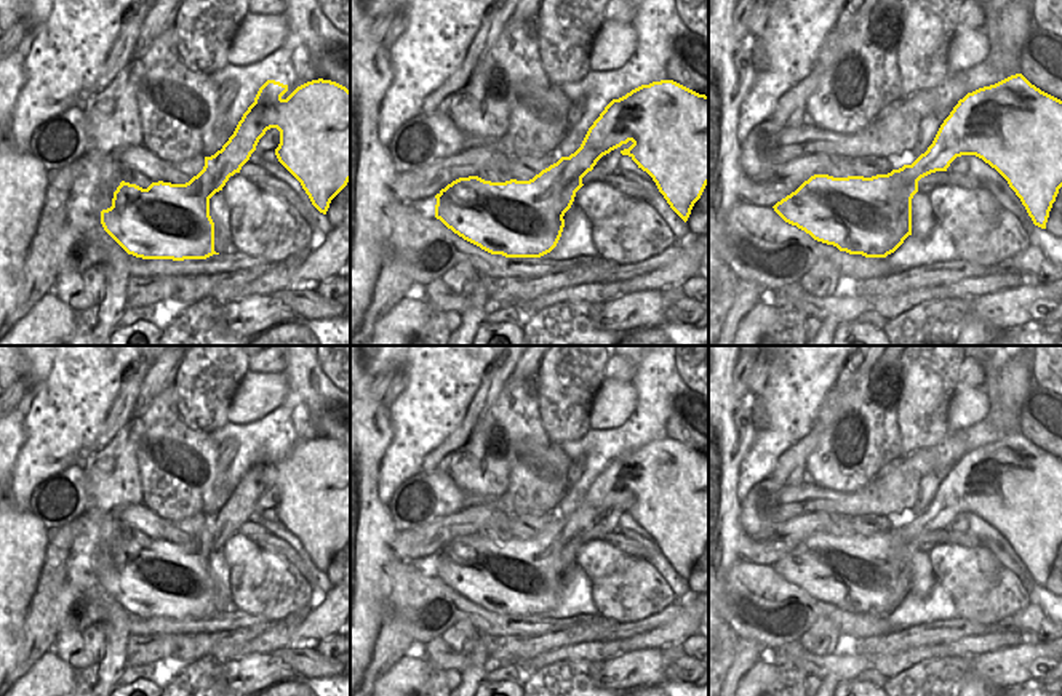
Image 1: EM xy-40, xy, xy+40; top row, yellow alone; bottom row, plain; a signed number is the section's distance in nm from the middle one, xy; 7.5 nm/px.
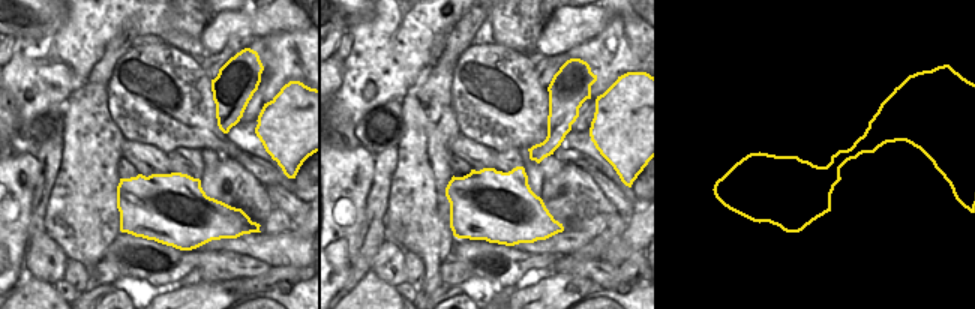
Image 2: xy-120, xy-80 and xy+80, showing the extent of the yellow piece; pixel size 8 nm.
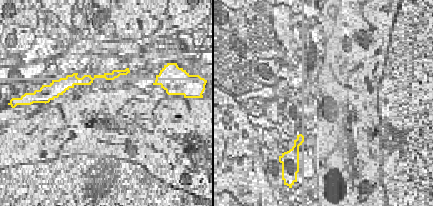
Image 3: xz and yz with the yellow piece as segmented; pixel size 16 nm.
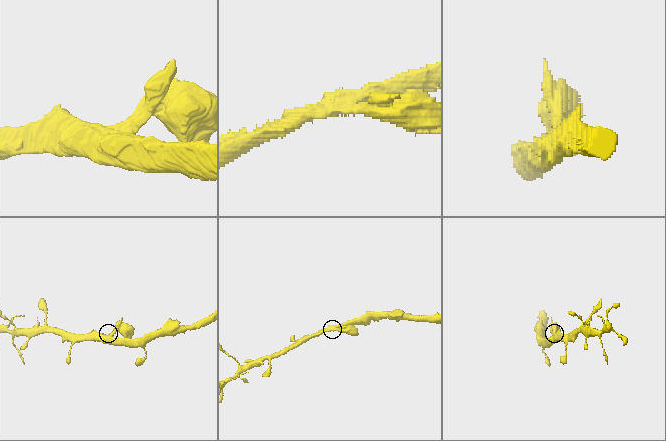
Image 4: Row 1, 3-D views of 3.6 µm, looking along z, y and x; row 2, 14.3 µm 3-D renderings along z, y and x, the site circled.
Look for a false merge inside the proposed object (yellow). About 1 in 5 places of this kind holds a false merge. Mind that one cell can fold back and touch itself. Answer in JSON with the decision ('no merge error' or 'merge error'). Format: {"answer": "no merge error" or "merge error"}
{"answer": "no merge error"}

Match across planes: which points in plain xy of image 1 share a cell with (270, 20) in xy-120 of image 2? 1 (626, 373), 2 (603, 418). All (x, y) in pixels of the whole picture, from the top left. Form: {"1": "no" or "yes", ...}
{"1": "no", "2": "yes"}

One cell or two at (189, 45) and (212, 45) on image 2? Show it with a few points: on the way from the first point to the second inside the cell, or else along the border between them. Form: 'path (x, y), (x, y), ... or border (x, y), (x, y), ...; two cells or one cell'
border (200, 38), (206, 51); two cells

